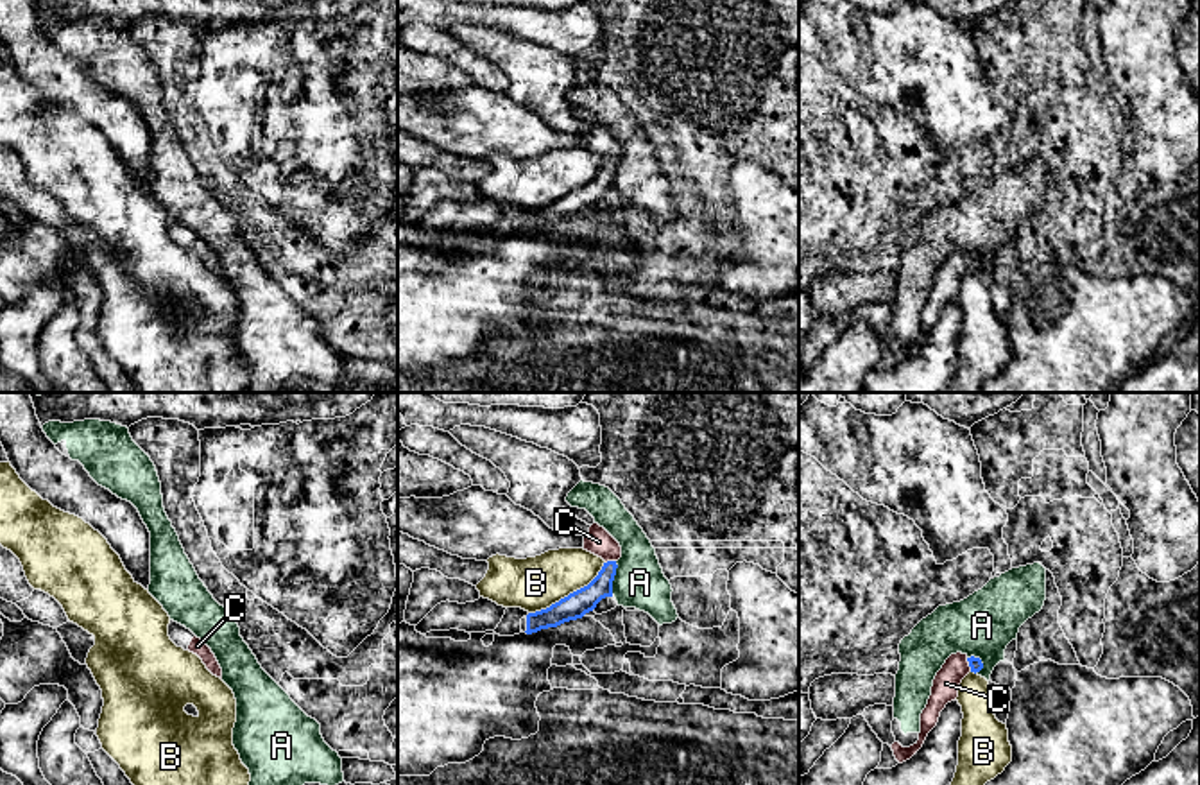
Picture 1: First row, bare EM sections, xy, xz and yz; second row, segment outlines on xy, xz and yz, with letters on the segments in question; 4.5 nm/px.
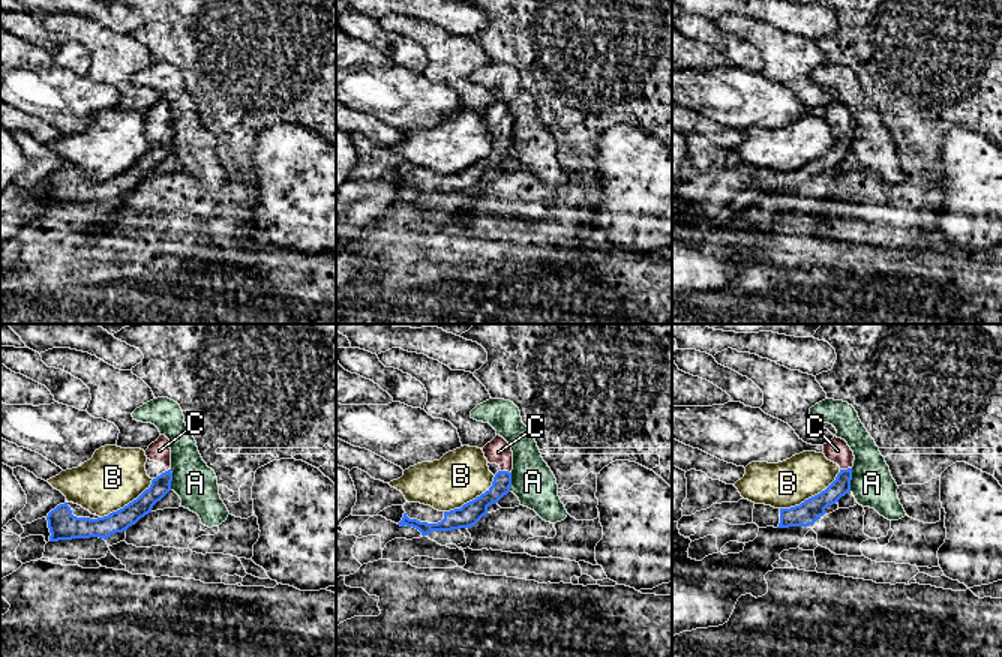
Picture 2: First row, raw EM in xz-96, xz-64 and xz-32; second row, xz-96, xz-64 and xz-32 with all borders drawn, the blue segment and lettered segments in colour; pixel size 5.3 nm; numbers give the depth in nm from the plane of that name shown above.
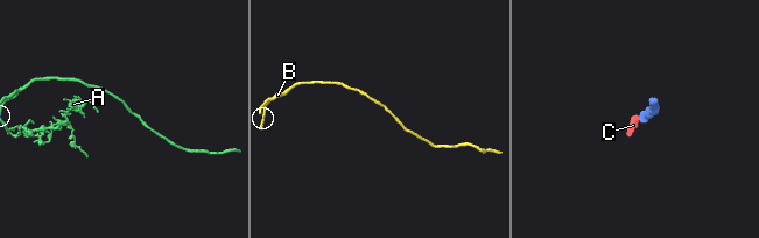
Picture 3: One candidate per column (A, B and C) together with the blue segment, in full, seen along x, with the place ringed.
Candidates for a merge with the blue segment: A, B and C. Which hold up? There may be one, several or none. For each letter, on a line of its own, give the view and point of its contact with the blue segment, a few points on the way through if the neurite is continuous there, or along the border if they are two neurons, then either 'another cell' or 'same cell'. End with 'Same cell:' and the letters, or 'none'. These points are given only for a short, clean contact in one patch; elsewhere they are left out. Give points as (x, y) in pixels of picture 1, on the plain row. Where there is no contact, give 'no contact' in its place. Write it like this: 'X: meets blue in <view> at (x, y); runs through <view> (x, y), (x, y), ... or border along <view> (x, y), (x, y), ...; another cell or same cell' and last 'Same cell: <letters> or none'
A: meets blue in xz at (613, 176); border along xz (617, 160), (611, 192); another cell
B: meets blue in xz at (570, 192); another cell
C: meets blue in xz at (609, 160); runs through xz (582, 199), (604, 178), (609, 160), (609, 151), (599, 140); same cell
Same cell: C

